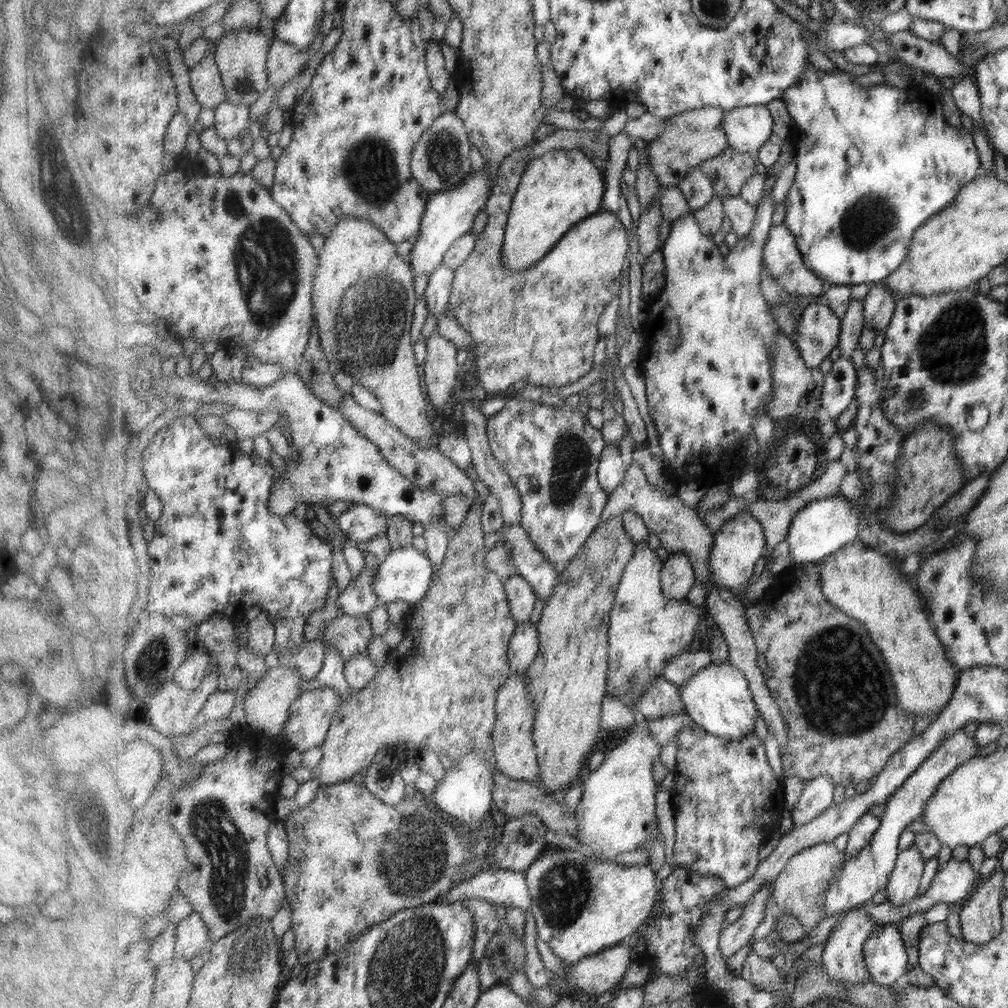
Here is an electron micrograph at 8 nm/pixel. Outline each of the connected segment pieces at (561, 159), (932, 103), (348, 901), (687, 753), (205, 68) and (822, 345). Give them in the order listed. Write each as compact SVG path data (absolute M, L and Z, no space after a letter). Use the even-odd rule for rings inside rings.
M582 147L553 149L529 161L505 228L503 263L513 271L535 266L575 225L603 210L606 190L605 170Z
M809 64L809 68L803 72L799 82L785 91L781 100L787 107L791 117L792 130L788 140L795 142L796 152L796 174L794 184L790 188L786 198L781 203L780 212L785 217L783 222L791 229L791 233L798 240L799 250L805 257L807 268L815 272L815 275L822 277L824 281L830 284L847 285L866 284L868 286L884 281L889 275L907 260L909 256L909 246L911 240L914 240L915 232L927 224L932 217L949 207L953 200L957 198L959 191L962 191L967 184L975 180L983 171L981 169L981 156L979 150L973 142L973 136L969 130L960 126L953 126L945 119L943 113L943 104L939 100L939 93L927 91L921 85L911 84L907 88L897 88L890 85L877 85L873 88L862 86L854 82L855 76L843 70L836 68L831 71L823 71L814 68ZM851 148L857 148L861 152L861 161L857 165L851 166L847 162L847 152Z
M351 780L339 784L325 784L317 790L317 796L311 804L305 808L299 808L289 814L287 818L287 835L289 835L289 867L282 872L285 880L287 903L292 907L292 930L295 933L294 950L297 953L298 962L306 966L316 959L322 959L331 953L343 950L347 944L354 939L370 931L372 927L386 923L391 916L406 909L421 907L429 903L436 903L447 895L454 888L454 880L460 874L462 867L469 861L476 863L476 857L469 855L469 836L471 844L479 838L480 832L466 830L459 826L450 824L449 821L443 822L443 811L437 809L432 802L427 801L419 793L414 792L411 799L405 799L399 805L386 805L374 792L363 783L355 784Z
M695 724L675 734L677 753L671 802L675 818L673 857L676 868L719 876L729 889L738 888L759 869L759 850L786 814L786 792L767 762L761 738L751 732L743 740L715 736Z
M207 54L202 62L190 67L190 86L201 106L215 109L228 102L227 89L214 54Z
M817 300L796 321L794 341L807 364L817 368L829 358L833 348L838 348L841 331L842 318L825 302Z

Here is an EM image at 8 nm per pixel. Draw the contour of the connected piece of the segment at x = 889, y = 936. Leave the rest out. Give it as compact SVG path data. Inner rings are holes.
M897 926L877 927L866 943L866 956L870 978L884 987L896 986L904 981L909 967L909 957L902 933Z

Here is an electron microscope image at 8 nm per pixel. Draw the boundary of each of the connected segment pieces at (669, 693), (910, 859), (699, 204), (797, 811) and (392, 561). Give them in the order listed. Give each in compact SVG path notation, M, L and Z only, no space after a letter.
M665 677L655 680L645 694L641 694L633 704L639 718L647 718L650 721L663 716L685 713L679 686L669 682Z
M913 844L911 848L901 851L886 889L888 902L904 906L917 899L923 868L925 868L925 857L917 845Z
M697 167L693 169L693 172L687 174L682 182L678 183L678 188L681 188L681 191L685 193L685 197L689 200L691 212L699 211L716 196L711 178L701 167Z
M827 775L807 781L799 804L791 809L794 825L809 823L817 815L823 814L833 804L835 781Z
M392 548L391 552L382 561L377 576L374 577L372 594L378 596L378 600L389 604L395 600L405 600L410 606L418 606L425 599L433 583L435 568L433 562L426 553L414 548Z

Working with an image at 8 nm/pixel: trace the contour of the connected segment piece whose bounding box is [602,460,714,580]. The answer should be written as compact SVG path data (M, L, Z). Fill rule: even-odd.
M635 460L632 461L629 470L626 472L623 484L610 494L602 521L606 522L611 518L622 518L627 511L639 513L649 531L661 538L661 546L669 552L687 554L695 569L696 580L707 580L711 576L709 558L711 558L714 535L709 532L707 524L701 519L699 512L694 508L685 506L685 503L677 494L673 496L668 495L668 492L657 490L647 480L643 468Z

